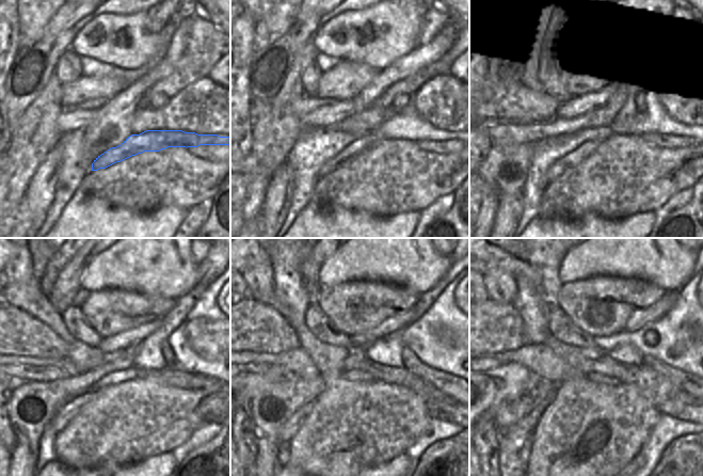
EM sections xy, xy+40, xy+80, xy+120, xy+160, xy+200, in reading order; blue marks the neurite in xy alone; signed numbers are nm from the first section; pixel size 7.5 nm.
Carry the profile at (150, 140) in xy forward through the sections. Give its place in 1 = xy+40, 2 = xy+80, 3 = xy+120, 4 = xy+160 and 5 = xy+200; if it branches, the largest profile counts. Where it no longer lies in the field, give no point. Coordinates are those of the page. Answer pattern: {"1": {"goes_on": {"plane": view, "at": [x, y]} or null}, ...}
{"1": {"goes_on": {"plane": "xy+40", "at": [408, 130]}}, "2": {"goes_on": {"plane": "xy+80", "at": [575, 157]}}, "3": {"goes_on": {"plane": "xy+120", "at": [70, 409]}}, "4": {"goes_on": {"plane": "xy+160", "at": [289, 428]}}, "5": {"goes_on": {"plane": "xy+200", "at": [524, 429]}}}

